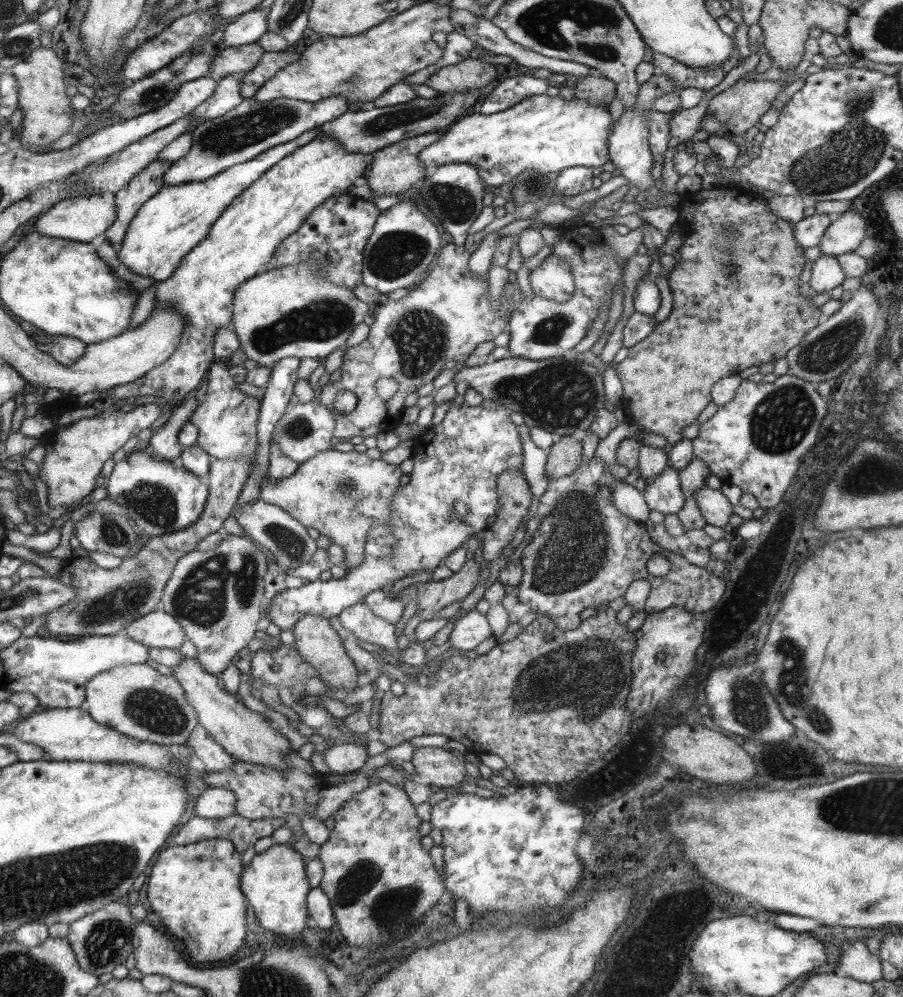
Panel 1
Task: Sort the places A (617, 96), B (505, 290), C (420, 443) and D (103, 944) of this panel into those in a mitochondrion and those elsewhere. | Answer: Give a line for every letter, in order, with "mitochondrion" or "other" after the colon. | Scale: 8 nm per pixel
A: other
B: other
C: other
D: mitochondrion

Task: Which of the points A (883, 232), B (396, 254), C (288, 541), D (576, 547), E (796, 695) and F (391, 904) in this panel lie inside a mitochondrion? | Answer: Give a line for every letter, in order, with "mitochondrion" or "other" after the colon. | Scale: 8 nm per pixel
A: other
B: mitochondrion
C: mitochondrion
D: mitochondrion
E: mitochondrion
F: mitochondrion

